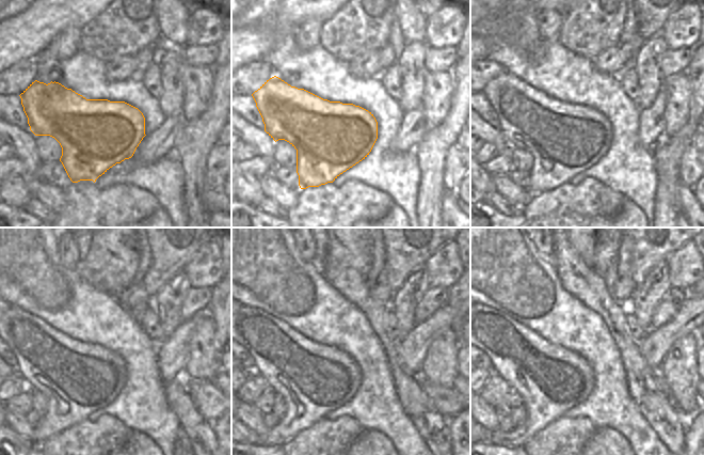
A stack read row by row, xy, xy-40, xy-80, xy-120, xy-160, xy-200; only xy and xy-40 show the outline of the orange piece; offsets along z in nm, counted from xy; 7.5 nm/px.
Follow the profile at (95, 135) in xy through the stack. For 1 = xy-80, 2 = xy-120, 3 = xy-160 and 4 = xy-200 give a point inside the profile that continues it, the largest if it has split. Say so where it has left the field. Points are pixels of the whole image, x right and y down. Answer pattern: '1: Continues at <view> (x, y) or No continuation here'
1: Continues at xy-80 (564, 139)
2: Continues at xy-120 (78, 378)
3: Continues at xy-160 (314, 379)
4: Continues at xy-200 (552, 379)

